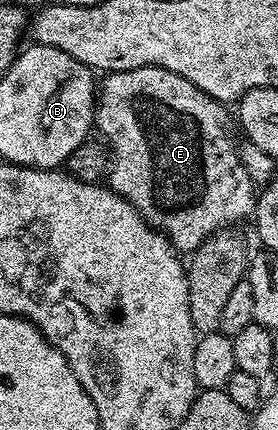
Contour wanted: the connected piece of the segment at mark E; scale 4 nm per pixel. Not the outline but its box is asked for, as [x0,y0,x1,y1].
[94,67,257,252]

